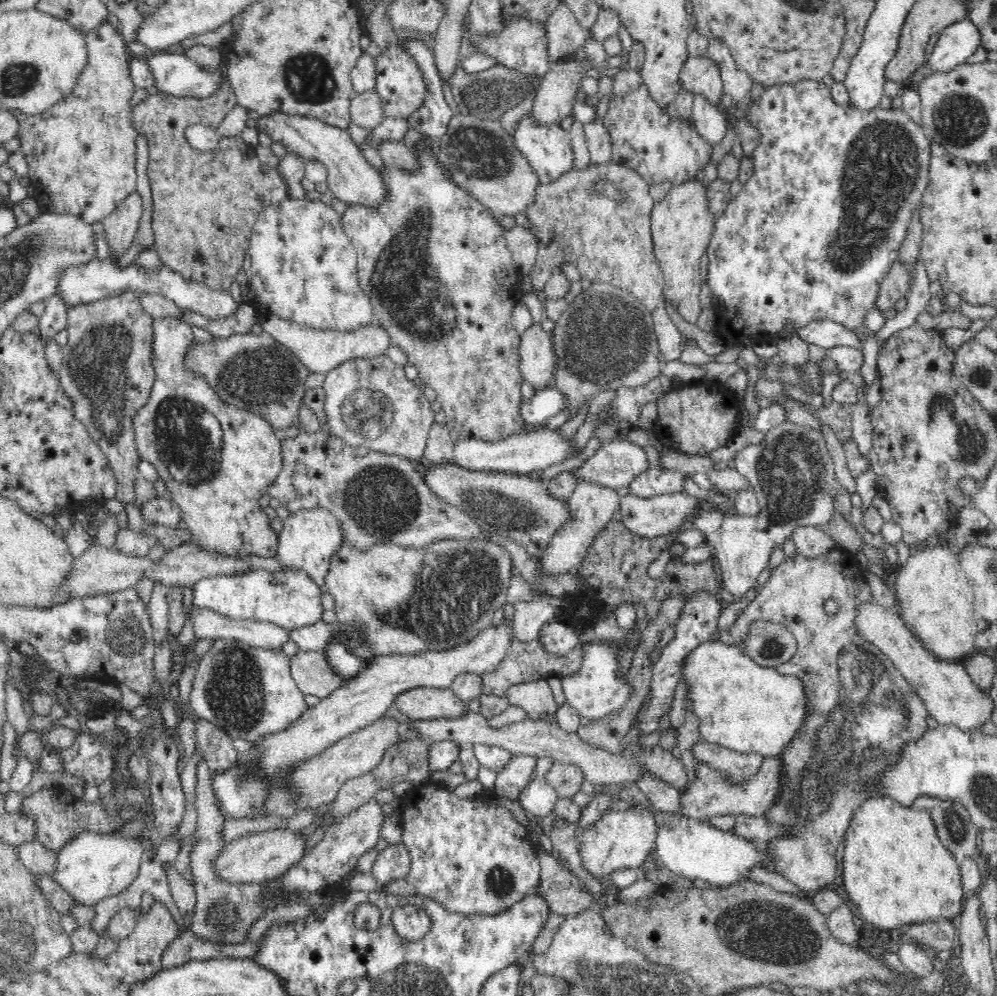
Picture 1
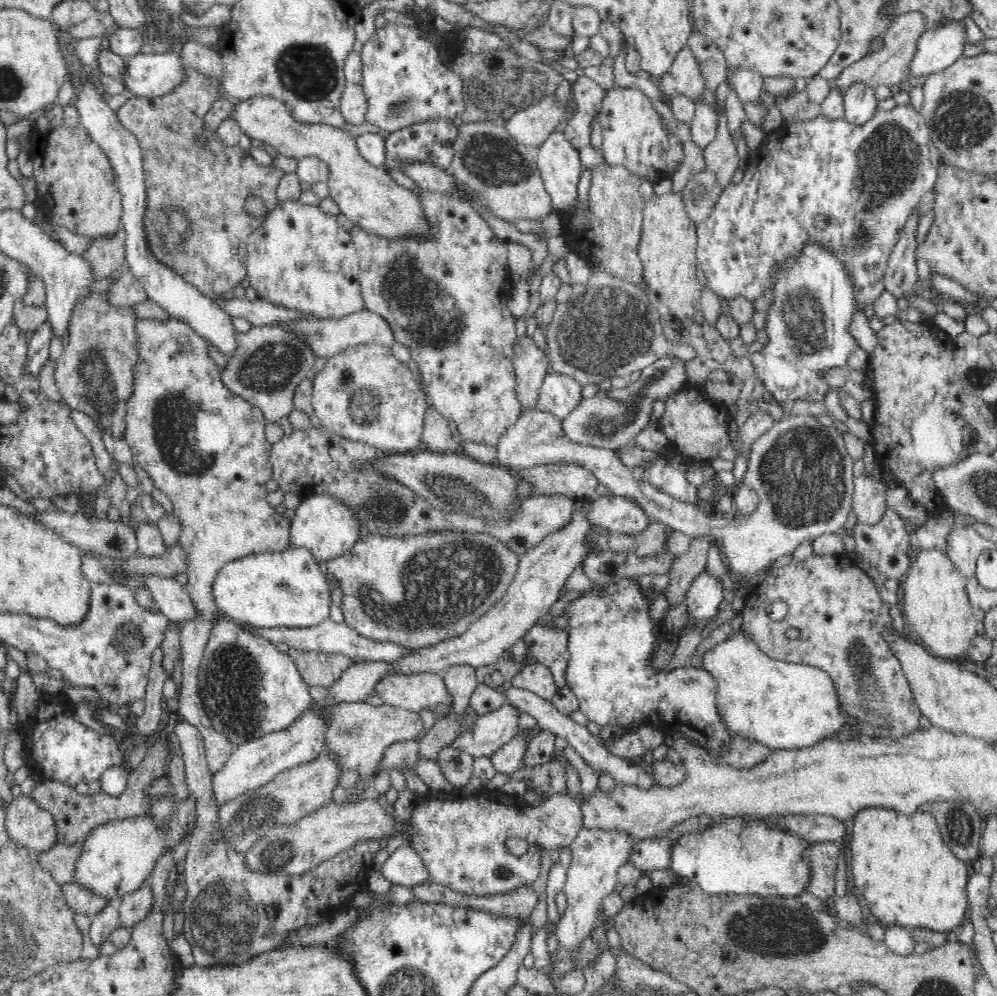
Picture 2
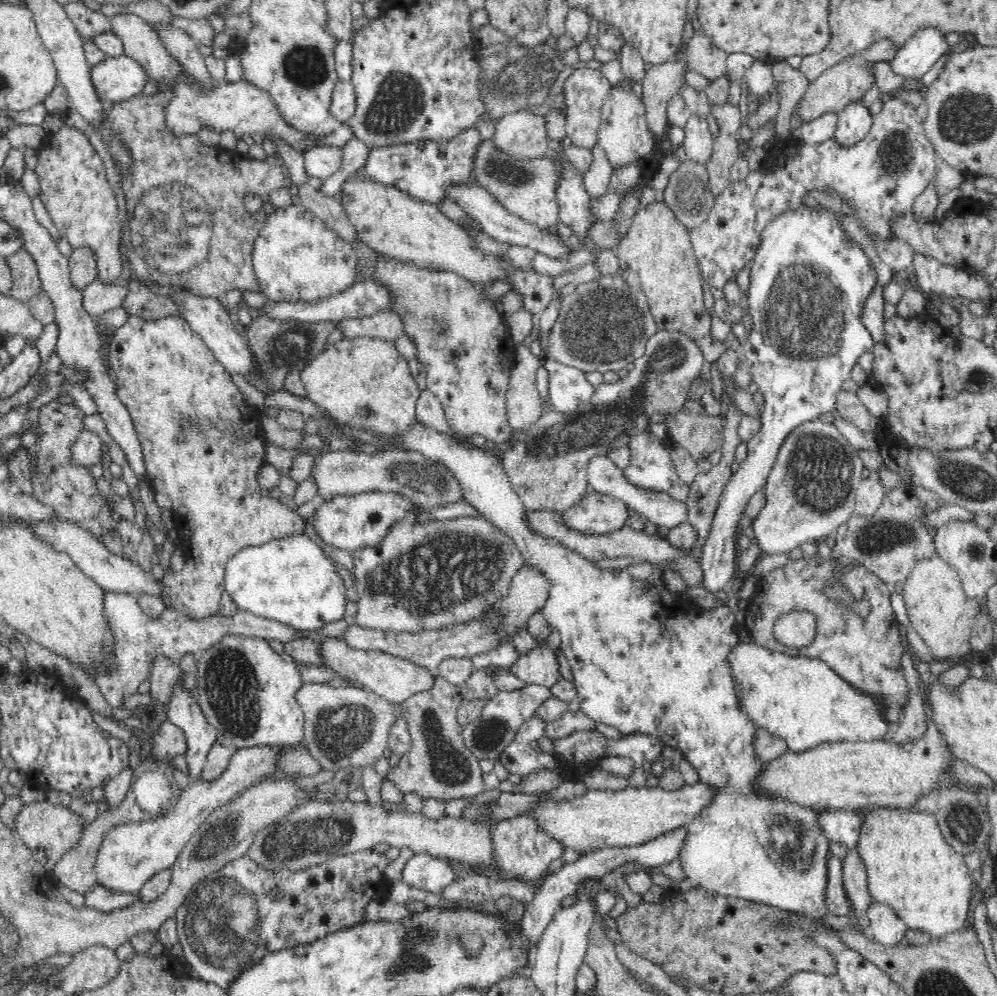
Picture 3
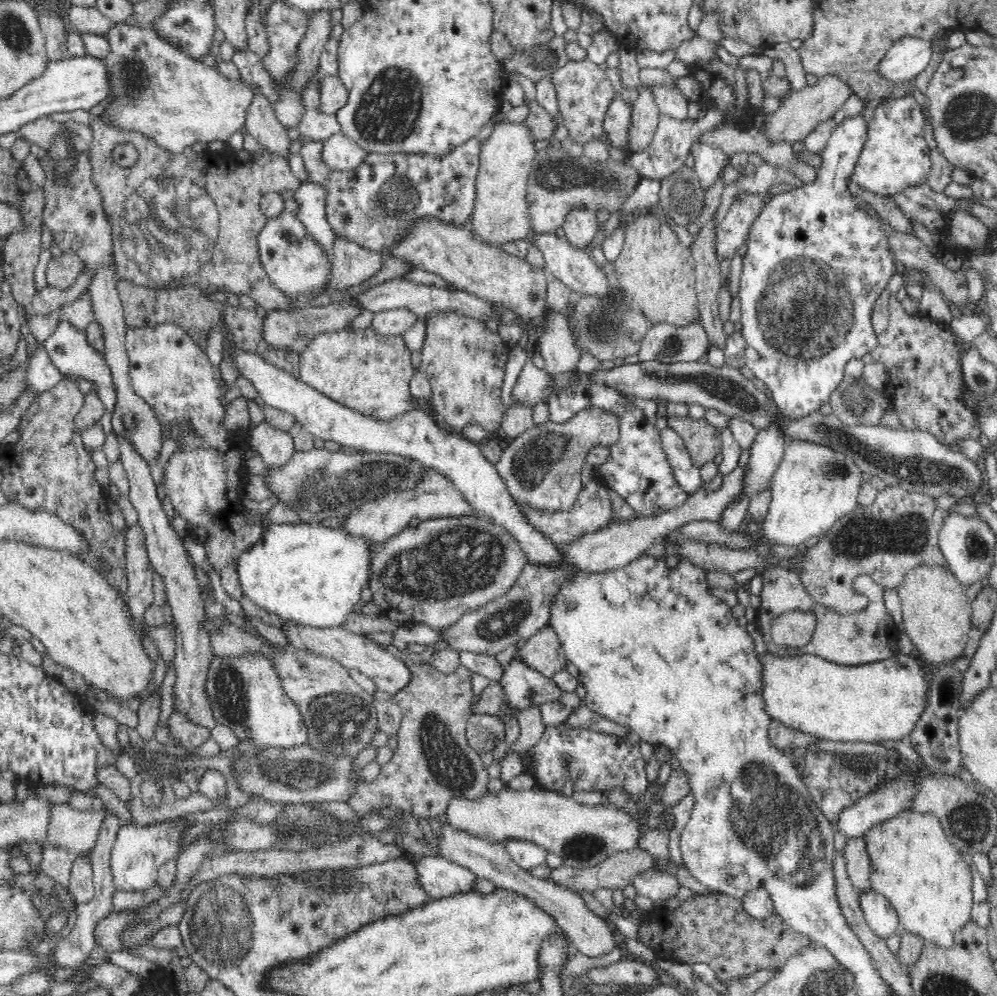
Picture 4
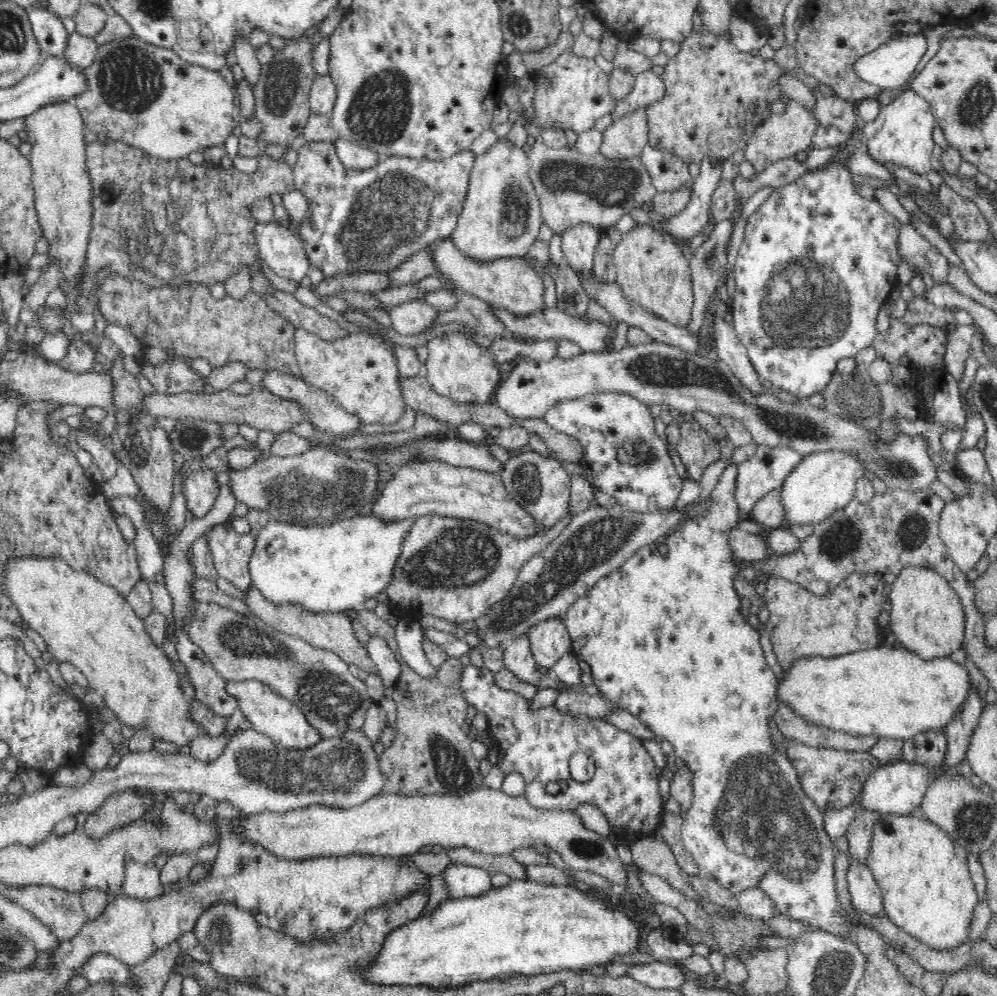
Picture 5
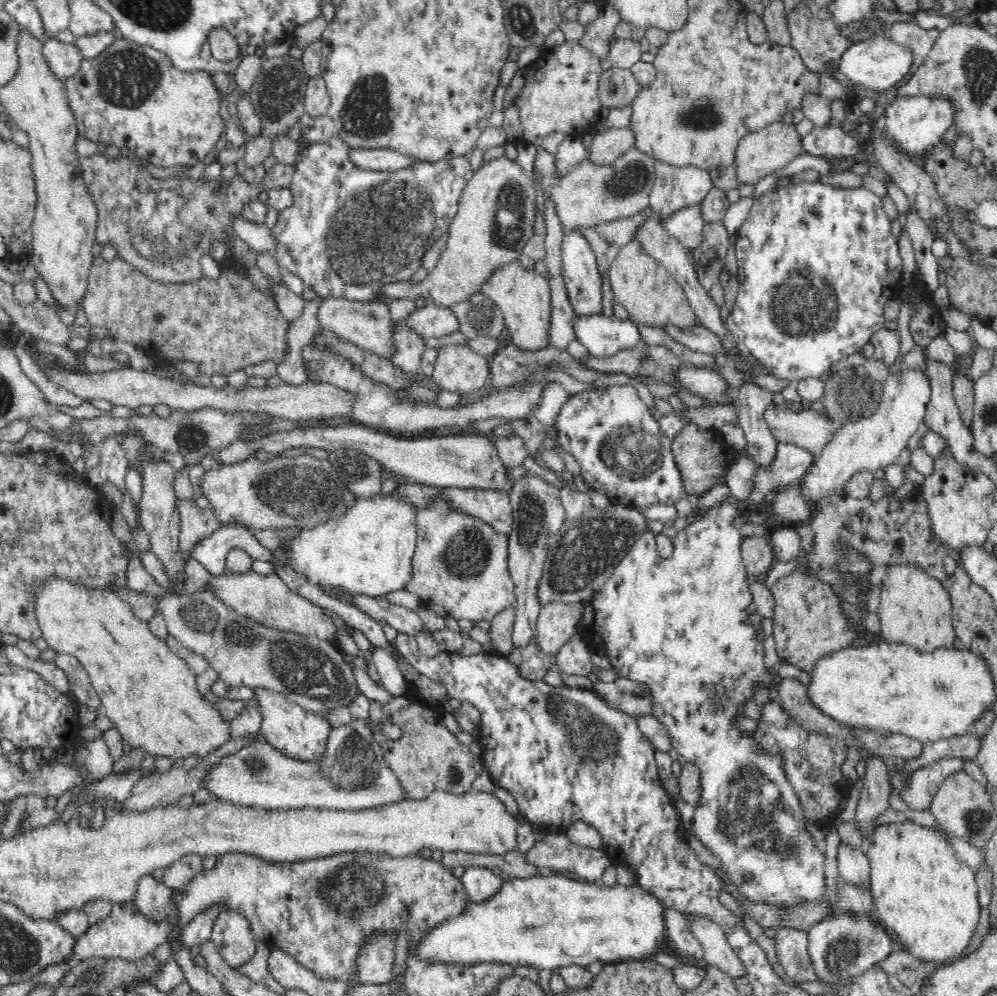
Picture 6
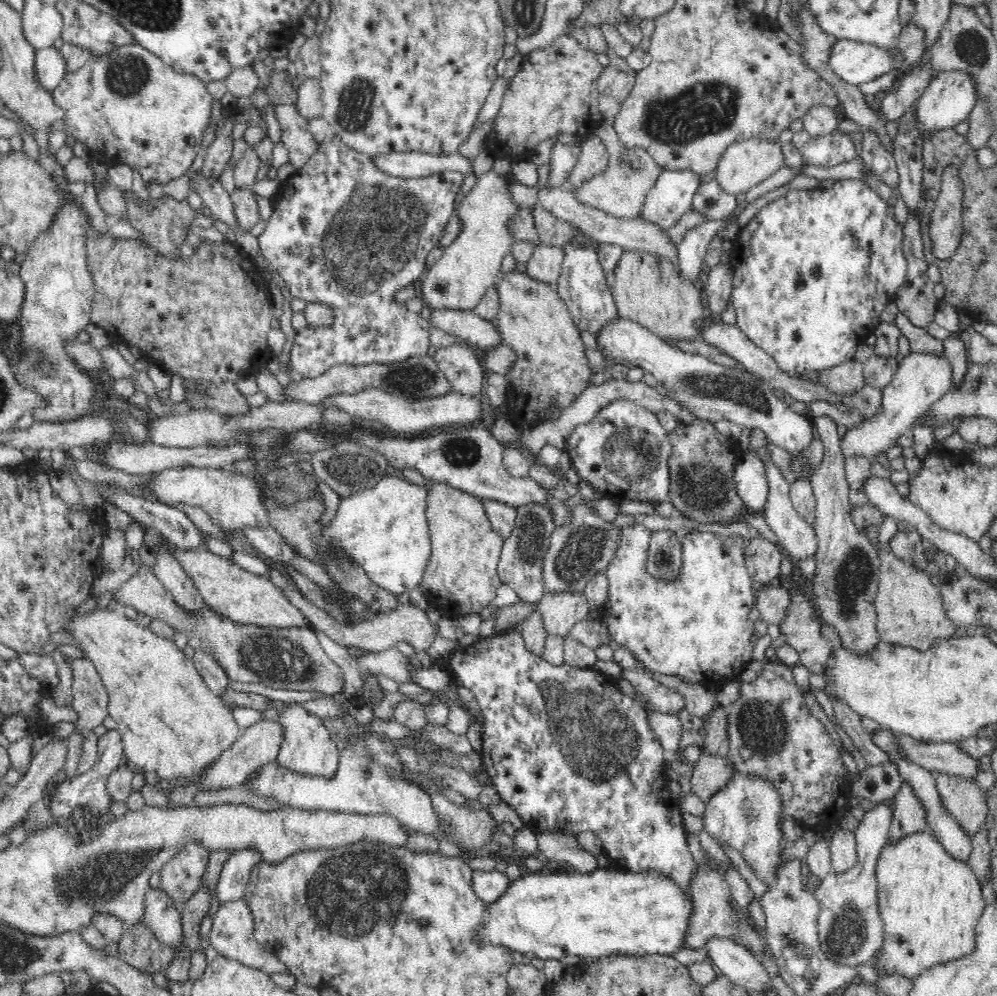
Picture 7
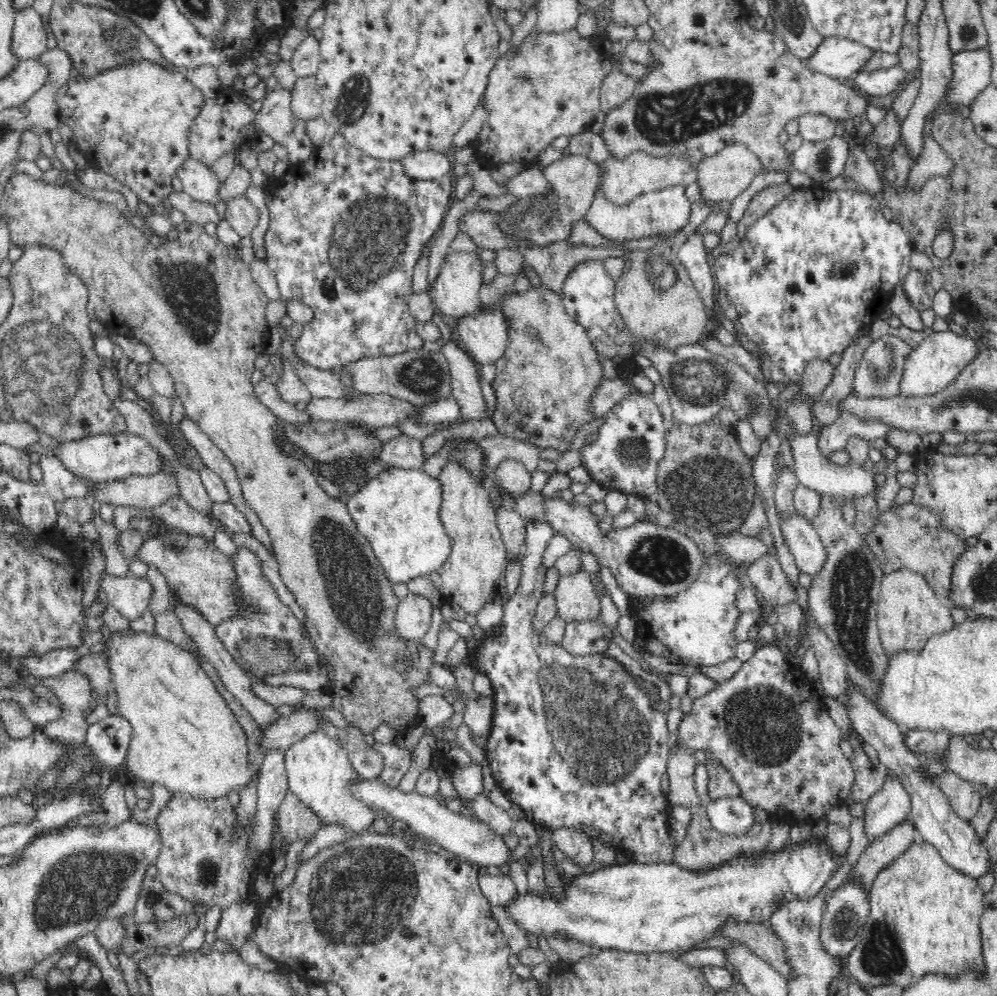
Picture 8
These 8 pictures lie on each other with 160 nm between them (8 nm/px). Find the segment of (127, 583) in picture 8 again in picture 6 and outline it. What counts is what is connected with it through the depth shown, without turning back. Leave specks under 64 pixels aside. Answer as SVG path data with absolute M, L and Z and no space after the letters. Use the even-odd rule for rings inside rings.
M204 590L195 591L191 597L177 594L159 596L156 597L156 601L156 612L160 611L166 621L169 634L196 655L201 654L217 672L219 682L224 681L233 687L266 688L283 694L293 700L294 704L324 719L330 726L329 714L340 707L349 708L354 699L360 695L349 663L345 661L343 653L334 644L314 637L305 637L298 633L267 627L238 614L214 594Z

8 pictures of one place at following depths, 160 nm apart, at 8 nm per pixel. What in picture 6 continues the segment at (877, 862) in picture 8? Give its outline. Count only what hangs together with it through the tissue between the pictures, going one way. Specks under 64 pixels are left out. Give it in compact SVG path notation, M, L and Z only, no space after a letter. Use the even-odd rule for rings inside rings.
M945 757L914 772L910 776L910 788L901 792L902 799L912 809L930 809L935 792L948 776L961 771L965 762L962 757Z

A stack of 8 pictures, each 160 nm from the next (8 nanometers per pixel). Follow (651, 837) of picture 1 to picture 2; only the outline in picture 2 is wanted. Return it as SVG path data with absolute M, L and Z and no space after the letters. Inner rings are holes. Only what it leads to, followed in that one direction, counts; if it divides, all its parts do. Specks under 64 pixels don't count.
M583 826L576 838L568 845L572 853L570 867L567 868L566 884L563 892L566 895L567 906L564 910L564 916L557 922L555 928L555 938L561 942L563 950L557 963L550 964L547 973L553 980L554 975L566 975L573 971L572 951L580 946L580 942L594 930L598 925L596 912L602 899L614 891L614 886L618 881L618 870L625 864L630 863L632 851L635 849L636 838L620 832L619 830L604 830L603 828L588 828Z

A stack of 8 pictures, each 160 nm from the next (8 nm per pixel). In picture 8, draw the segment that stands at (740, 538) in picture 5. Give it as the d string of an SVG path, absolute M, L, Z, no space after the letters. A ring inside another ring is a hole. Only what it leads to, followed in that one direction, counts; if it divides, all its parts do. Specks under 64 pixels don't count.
M766 552L754 560L750 566L744 568L744 572L754 590L760 592L760 596L768 605L774 607L797 599L797 593L790 587L788 577L782 571L776 554L772 556Z

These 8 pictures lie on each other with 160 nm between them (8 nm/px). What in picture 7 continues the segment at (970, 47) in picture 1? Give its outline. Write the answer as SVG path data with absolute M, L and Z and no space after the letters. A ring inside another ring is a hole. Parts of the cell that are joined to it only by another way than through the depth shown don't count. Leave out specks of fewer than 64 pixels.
M848 39L837 40L831 52L830 68L856 86L898 71L905 60L898 47L891 52L882 46Z

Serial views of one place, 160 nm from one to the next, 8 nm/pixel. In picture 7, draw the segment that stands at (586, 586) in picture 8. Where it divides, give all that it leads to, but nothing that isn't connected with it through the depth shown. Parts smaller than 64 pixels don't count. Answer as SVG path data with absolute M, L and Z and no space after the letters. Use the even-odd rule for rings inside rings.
M550 593L540 599L536 610L542 615L547 635L569 638L572 627L590 611L583 593Z

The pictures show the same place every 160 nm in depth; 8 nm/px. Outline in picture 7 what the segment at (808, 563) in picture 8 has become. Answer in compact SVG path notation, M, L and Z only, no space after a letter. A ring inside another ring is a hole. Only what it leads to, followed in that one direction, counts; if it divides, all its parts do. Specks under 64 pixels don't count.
M748 428L748 431L750 431L750 436L748 436L750 450L754 451L754 453L762 459L764 469L766 469L768 498L766 498L764 510L761 511L766 524L778 537L779 547L787 556L794 558L798 562L805 558L813 558L817 551L815 529L812 529L812 527L802 519L802 516L796 512L796 509L794 509L794 505L792 505L792 501L788 496L790 482L783 476L781 468L771 460L771 452L769 451L770 440L767 438L767 434L759 428Z

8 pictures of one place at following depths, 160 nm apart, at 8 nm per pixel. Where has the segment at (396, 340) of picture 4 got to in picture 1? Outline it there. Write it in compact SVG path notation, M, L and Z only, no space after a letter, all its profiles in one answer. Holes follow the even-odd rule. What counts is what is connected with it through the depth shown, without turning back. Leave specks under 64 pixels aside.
M383 354L370 360L356 358L340 363L326 375L323 385L327 424L334 436L354 447L366 447L410 460L422 459L435 412L432 411L428 398L420 391L419 385L409 380L404 375L404 369L391 361L388 355Z

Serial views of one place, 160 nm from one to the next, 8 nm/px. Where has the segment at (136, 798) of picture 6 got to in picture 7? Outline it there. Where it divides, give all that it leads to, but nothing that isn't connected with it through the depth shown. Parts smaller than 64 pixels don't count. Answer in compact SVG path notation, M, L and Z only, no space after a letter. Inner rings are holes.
M259 720L249 727L241 730L241 734L226 751L213 763L207 767L200 775L194 779L175 779L174 781L160 780L156 785L148 785L154 787L156 791L162 791L164 794L174 792L179 786L187 787L195 785L197 788L218 789L233 785L242 785L246 778L254 772L254 770L277 760L280 744L283 742L282 725L278 721Z

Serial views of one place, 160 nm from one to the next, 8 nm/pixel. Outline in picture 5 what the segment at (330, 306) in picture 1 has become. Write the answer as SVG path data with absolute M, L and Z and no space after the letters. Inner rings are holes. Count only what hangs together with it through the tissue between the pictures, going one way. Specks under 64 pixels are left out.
M292 219L258 223L255 237L260 259L283 279L300 283L312 269L305 242Z

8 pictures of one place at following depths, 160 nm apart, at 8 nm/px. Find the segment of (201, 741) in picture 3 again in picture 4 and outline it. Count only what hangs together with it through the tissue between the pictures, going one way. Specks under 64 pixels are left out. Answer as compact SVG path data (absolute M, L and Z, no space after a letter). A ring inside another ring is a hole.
M115 430L113 433L119 443L121 463L129 478L129 499L138 512L138 524L146 534L146 548L152 566L155 568L155 572L164 577L168 604L171 606L173 621L176 623L177 645L173 660L173 668L175 669L175 683L172 688L173 707L175 712L182 713L190 723L211 731L217 722L212 715L212 709L210 709L204 682L206 682L206 672L208 672L210 658L212 658L212 648L210 637L206 633L206 629L202 627L202 622L207 614L204 612L204 599L200 595L199 583L194 575L194 563L186 555L181 538L170 526L170 520L162 509L162 504L156 495L158 494L156 485L154 485L150 473L150 463L146 462L144 457L137 452L129 438L119 436Z

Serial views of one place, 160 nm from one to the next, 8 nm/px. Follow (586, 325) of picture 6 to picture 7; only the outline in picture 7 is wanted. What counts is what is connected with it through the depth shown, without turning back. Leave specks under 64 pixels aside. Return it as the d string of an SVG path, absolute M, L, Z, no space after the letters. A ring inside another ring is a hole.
M619 317L596 334L596 349L600 354L620 360L630 360L638 367L654 375L657 382L668 391L668 397L688 407L688 411L700 420L714 423L726 419L744 428L759 428L767 434L770 442L782 450L798 454L816 437L810 416L794 412L784 400L778 400L769 384L740 366L725 367L702 355L680 351L666 344L658 336L640 324Z

